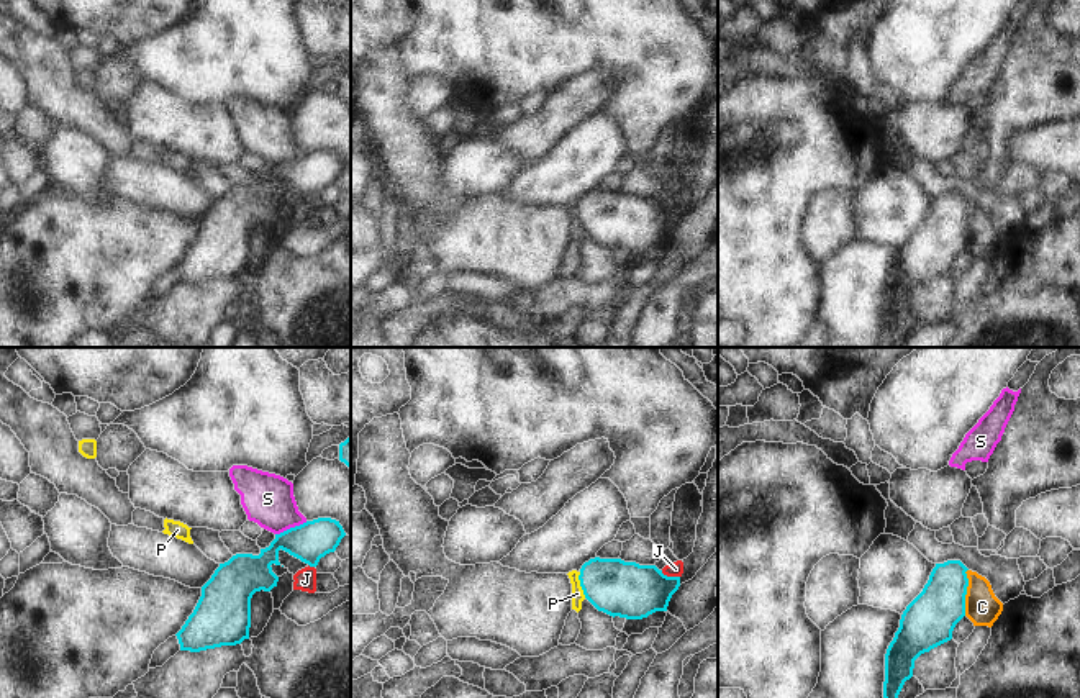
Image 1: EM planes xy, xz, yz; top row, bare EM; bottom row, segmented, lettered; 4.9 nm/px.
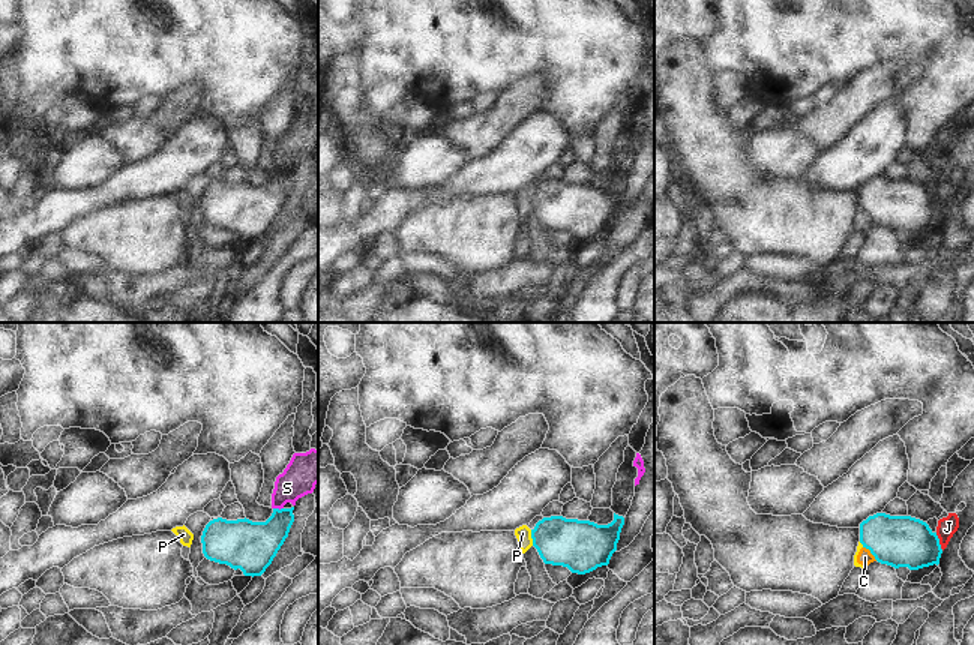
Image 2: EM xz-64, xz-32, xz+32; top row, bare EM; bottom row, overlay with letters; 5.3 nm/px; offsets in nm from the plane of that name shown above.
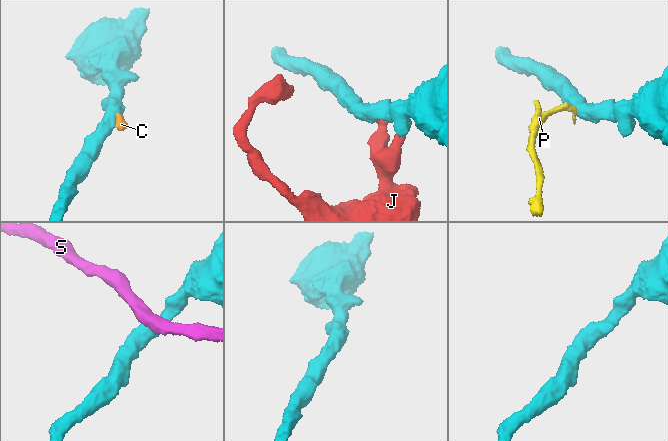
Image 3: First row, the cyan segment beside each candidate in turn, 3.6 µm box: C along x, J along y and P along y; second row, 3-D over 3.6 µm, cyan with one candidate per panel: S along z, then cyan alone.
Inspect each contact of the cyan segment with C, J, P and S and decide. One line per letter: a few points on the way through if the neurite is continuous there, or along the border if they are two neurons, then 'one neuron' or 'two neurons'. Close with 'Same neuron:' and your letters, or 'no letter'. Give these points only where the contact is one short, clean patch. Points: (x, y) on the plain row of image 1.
C: border along yz (967, 202), (964, 248); two neurons
J: border along xz (661, 203), (671, 210), (679, 210); two neurons
P: border along xz (579, 205), (579, 218), (585, 230); two neurons
S: border along xy (307, 154), (276, 167); two neurons
Same neuron: no letter

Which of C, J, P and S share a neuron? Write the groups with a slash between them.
C P / J / S

